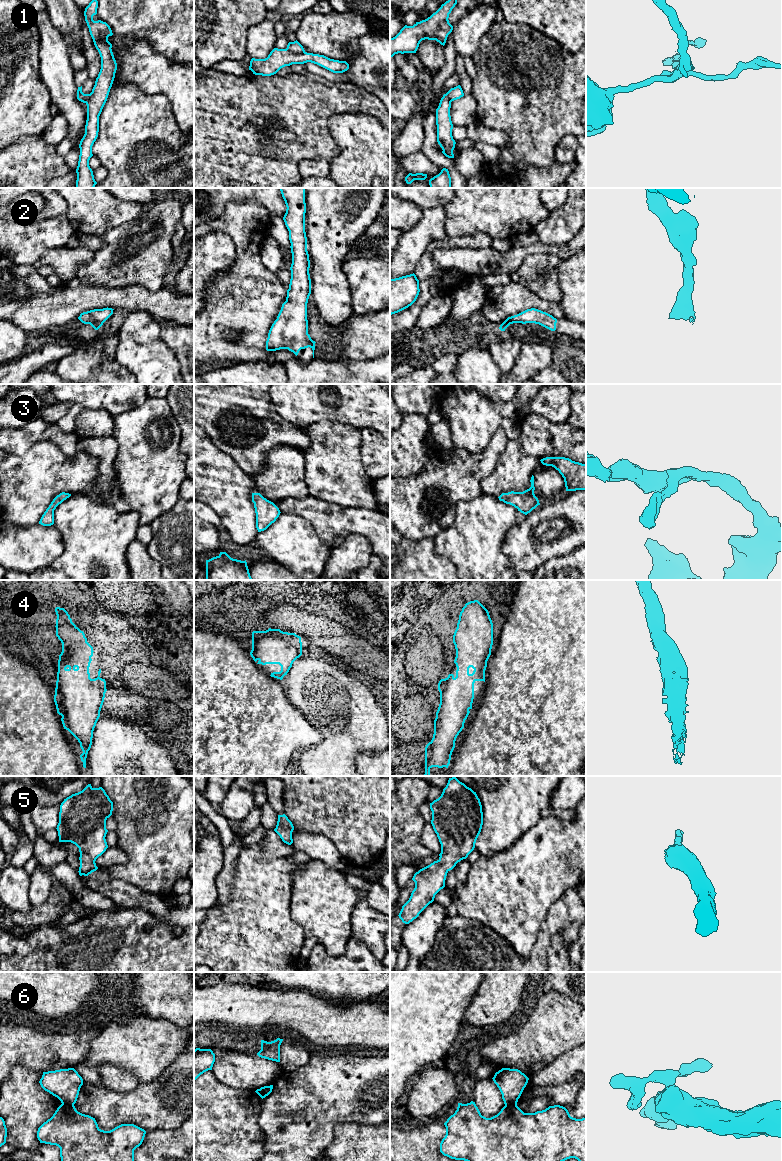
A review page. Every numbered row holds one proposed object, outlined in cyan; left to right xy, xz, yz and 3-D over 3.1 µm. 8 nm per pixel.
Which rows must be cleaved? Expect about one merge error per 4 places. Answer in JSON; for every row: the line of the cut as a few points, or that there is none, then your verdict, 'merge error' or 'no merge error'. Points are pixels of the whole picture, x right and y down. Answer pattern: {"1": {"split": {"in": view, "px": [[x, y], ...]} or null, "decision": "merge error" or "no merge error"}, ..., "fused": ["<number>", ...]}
{"1": {"split": {"in": "xz", "px": [[286, 48], [295, 53], [304, 52]]}, "decision": "merge error"}, "2": {"split": null, "decision": "no merge error"}, "3": {"split": null, "decision": "no merge error"}, "4": {"split": null, "decision": "no merge error"}, "5": {"split": null, "decision": "no merge error"}, "6": {"split": {"in": "xy", "px": [[62, 1103], [73, 1105]]}, "decision": "merge error"}, "fused": ["1", "6"]}

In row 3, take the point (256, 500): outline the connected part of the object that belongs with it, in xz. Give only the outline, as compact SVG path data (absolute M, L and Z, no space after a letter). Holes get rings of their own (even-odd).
M252 493L256 513L256 528L258 532L266 530L280 515L279 508L260 493Z

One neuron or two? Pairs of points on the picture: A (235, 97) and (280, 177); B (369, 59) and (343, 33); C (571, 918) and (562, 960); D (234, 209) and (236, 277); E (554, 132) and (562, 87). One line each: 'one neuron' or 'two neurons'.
A: one neuron
B: two neurons
C: two neurons
D: one neuron
E: one neuron

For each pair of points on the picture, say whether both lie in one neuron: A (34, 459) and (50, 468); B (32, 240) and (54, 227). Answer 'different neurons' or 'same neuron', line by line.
A: same neuron
B: same neuron

